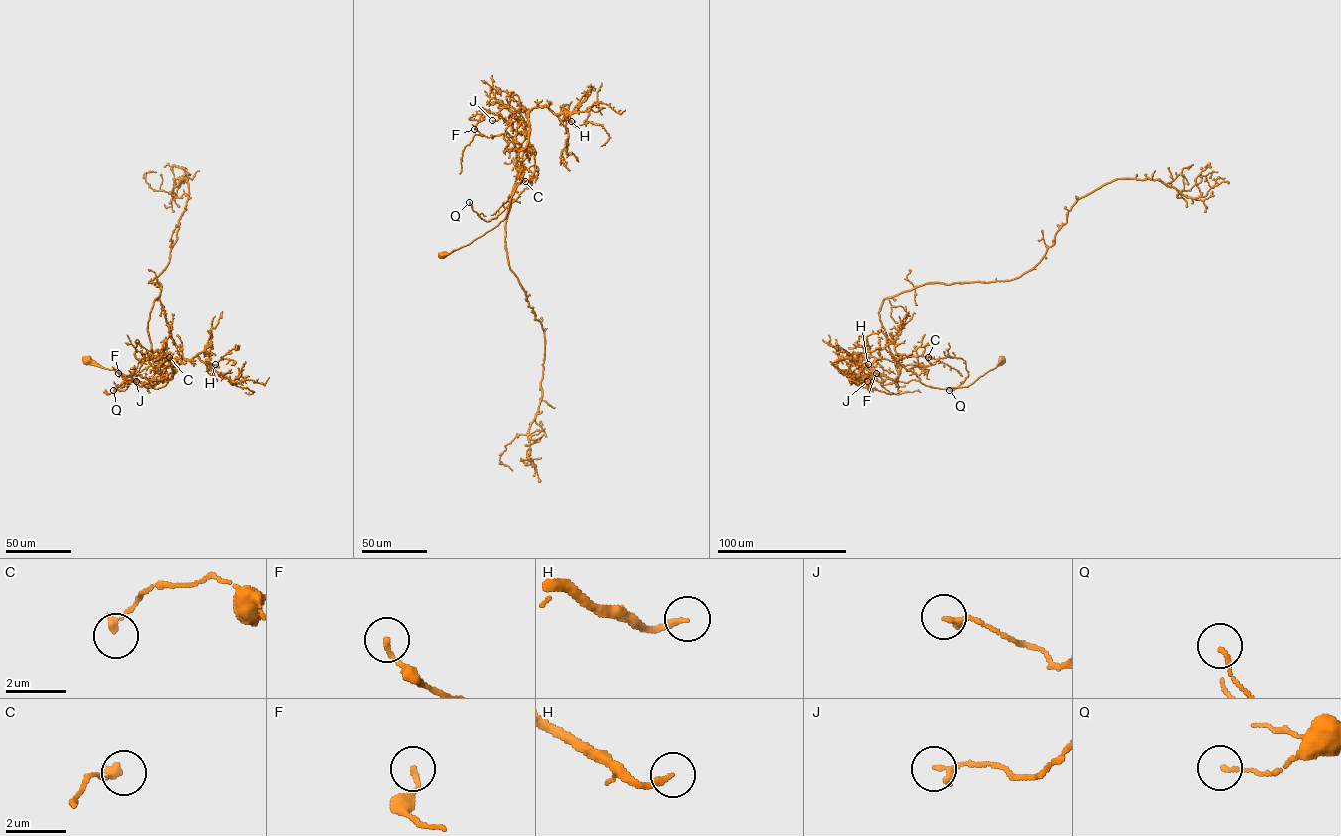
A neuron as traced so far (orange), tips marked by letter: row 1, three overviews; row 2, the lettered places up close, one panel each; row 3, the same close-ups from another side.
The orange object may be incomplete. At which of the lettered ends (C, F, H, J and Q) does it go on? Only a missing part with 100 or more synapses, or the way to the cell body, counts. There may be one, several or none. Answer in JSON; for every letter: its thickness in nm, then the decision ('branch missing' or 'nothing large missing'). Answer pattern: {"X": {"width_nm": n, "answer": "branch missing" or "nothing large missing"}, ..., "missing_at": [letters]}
{"C": {"width_nm": 260, "answer": "nothing large missing"}, "F": {"width_nm": 160, "answer": "nothing large missing"}, "H": {"width_nm": 200, "answer": "branch missing"}, "J": {"width_nm": 240, "answer": "nothing large missing"}, "Q": {"width_nm": 120, "answer": "nothing large missing"}, "missing_at": ["H"]}

